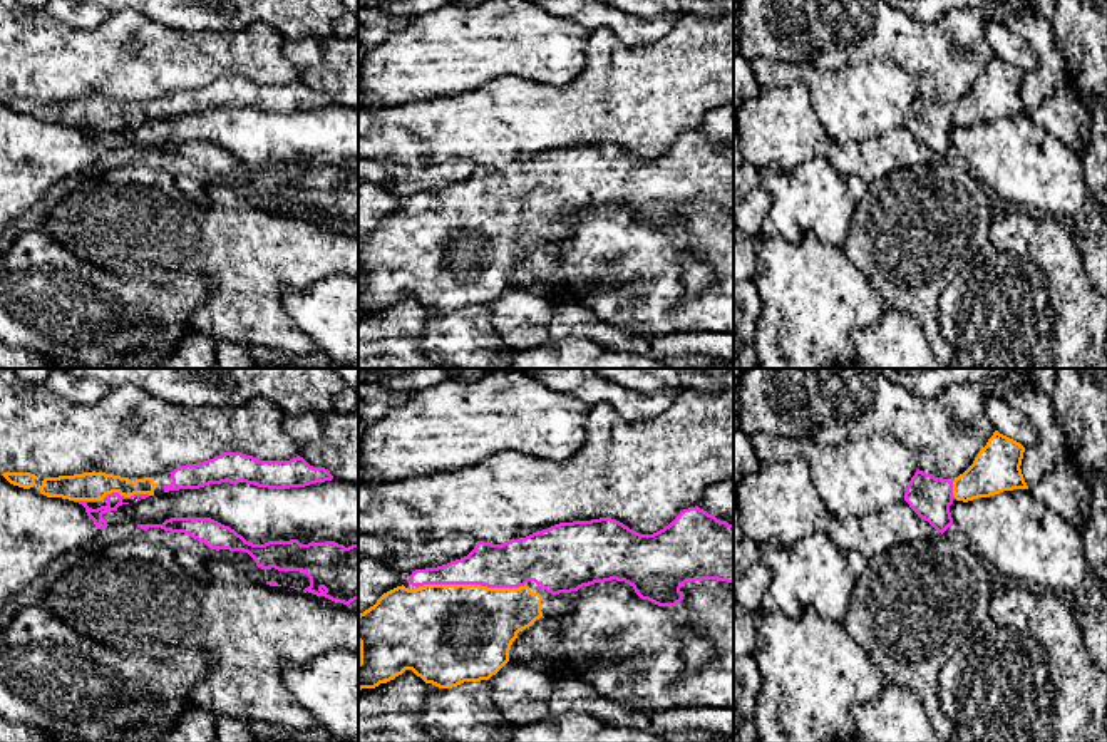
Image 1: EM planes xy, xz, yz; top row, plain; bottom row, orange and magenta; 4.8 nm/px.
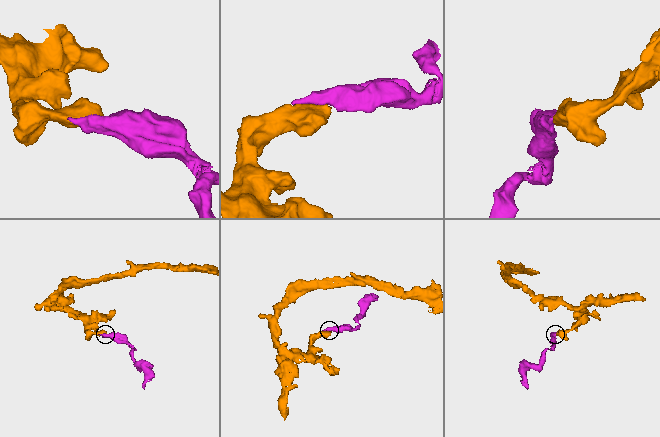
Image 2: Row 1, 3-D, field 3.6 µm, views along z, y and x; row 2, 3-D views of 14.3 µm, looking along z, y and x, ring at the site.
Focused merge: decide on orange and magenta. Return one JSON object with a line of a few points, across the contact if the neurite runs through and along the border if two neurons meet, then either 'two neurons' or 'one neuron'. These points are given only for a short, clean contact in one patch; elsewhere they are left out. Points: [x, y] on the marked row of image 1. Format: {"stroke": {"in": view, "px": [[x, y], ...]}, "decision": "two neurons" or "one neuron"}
{"stroke": {"in": "xz", "px": [[451, 633], [469, 605], [469, 585], [486, 585], [509, 565]]}, "decision": "one neuron"}

